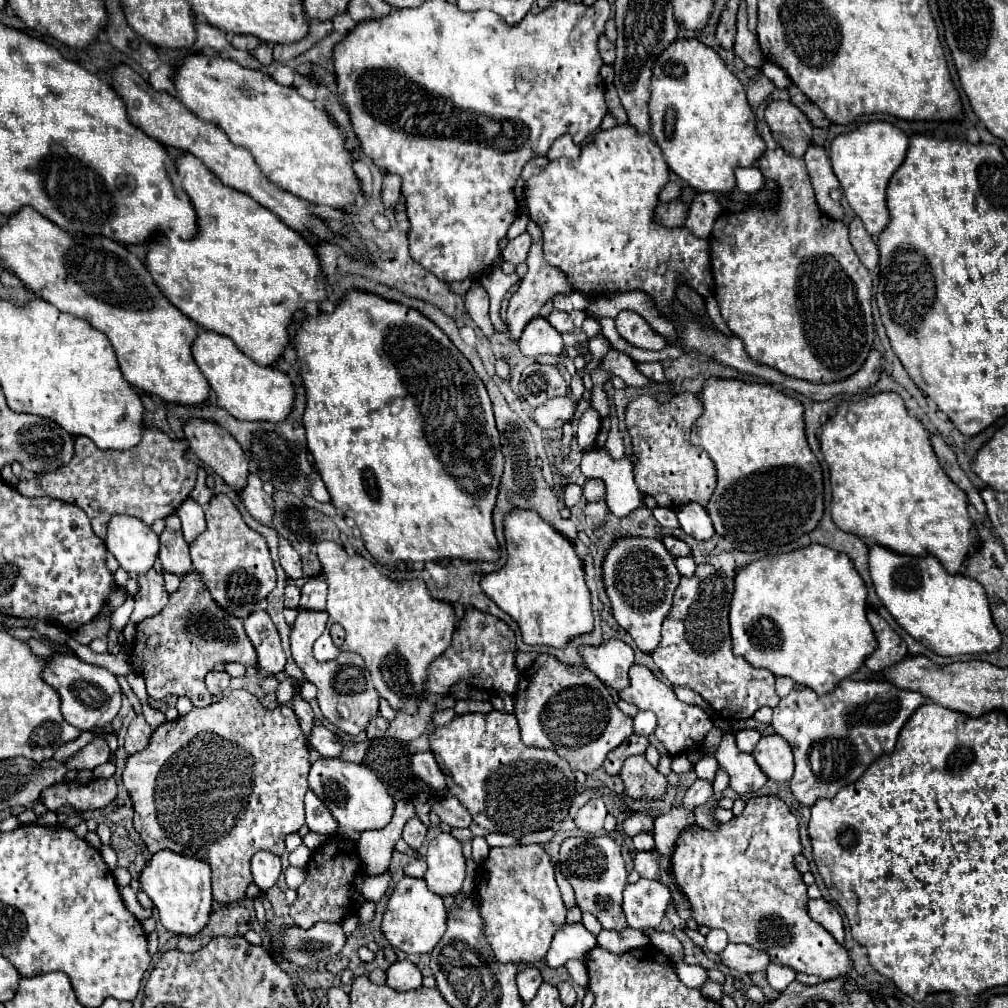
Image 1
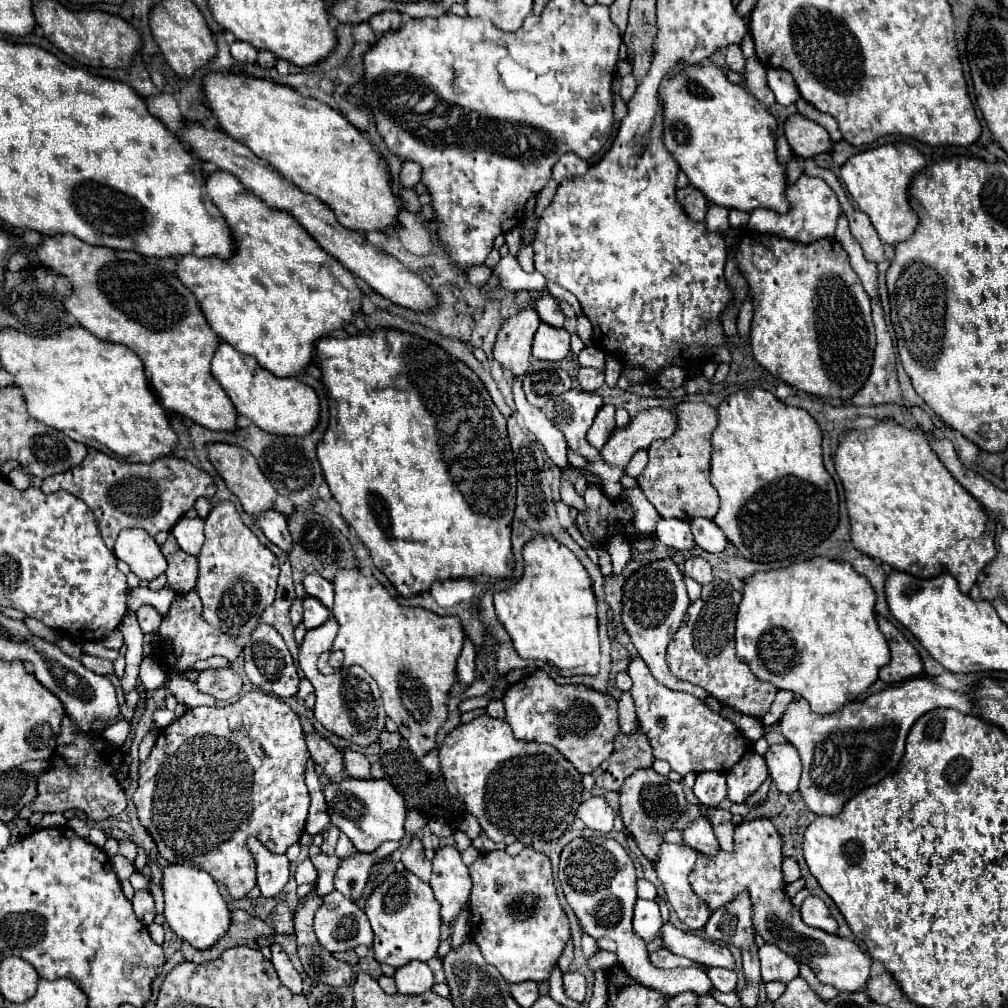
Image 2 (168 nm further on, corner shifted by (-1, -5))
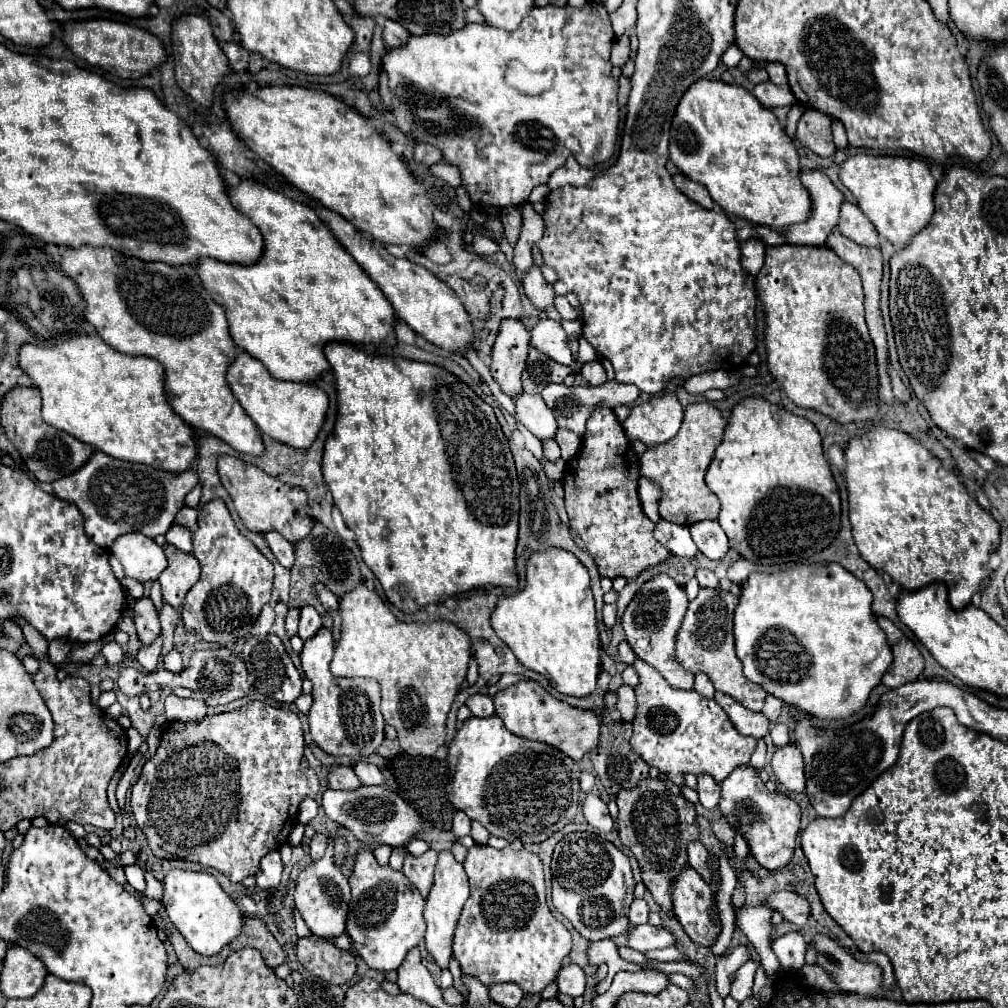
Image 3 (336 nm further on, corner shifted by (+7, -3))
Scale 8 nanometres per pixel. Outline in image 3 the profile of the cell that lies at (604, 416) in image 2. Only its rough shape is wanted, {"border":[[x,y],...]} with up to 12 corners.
{"border":[[611,409],[587,419],[562,484],[603,577],[671,555],[637,497],[639,459]]}

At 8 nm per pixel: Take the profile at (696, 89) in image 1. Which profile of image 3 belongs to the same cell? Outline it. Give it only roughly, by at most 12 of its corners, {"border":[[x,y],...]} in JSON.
{"border":[[701,77],[669,153],[725,213],[777,229],[811,199],[777,117]]}

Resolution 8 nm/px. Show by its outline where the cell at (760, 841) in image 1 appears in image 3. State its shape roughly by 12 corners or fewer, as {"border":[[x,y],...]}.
{"border":[[815,935],[817,965],[839,989],[881,995],[881,967]]}

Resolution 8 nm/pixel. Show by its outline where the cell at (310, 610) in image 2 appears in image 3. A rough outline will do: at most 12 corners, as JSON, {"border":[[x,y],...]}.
{"border":[[315,607],[301,609],[299,633],[305,641],[321,627]]}

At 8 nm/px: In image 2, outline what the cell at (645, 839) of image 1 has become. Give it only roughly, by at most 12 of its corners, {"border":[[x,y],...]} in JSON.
{"border":[[663,845],[655,873],[677,917],[703,929],[711,909],[687,881],[689,845]]}

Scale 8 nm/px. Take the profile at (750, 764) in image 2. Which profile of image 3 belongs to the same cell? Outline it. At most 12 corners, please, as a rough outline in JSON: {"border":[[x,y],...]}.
{"border":[[751,765],[721,781],[719,809],[773,871],[789,863],[801,811]]}

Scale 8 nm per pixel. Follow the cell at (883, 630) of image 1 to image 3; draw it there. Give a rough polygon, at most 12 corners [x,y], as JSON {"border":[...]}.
{"border":[[877,617],[893,651],[883,685],[921,677],[923,657],[889,619]]}

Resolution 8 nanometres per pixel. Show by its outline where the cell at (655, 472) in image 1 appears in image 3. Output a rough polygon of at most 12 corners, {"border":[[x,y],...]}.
{"border":[[685,407],[679,433],[639,461],[661,489],[659,515],[691,525],[717,519],[703,477],[725,419]]}

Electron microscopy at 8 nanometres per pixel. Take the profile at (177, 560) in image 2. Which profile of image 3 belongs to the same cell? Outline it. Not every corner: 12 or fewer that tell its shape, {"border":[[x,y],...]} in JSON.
{"border":[[163,545],[169,565],[159,577],[169,605],[179,607],[201,567],[193,553]]}

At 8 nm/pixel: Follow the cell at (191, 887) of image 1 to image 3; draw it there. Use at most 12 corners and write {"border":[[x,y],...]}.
{"border":[[171,869],[169,921],[201,955],[231,943],[243,923],[209,873]]}

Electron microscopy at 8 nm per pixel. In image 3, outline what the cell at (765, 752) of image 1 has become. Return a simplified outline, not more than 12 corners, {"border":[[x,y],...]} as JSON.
{"border":[[795,743],[779,747],[771,769],[787,791],[803,793],[803,757]]}

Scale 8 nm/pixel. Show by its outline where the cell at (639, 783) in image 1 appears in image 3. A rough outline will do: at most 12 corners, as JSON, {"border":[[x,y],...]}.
{"border":[[647,777],[617,793],[621,843],[665,913],[695,805]]}

